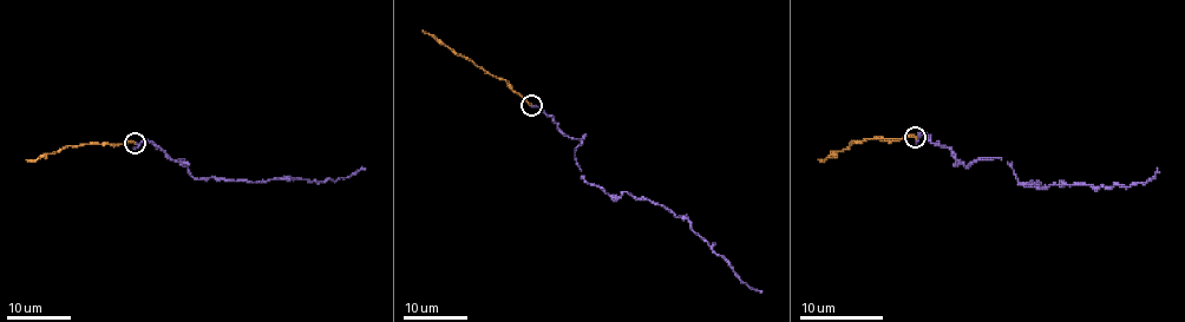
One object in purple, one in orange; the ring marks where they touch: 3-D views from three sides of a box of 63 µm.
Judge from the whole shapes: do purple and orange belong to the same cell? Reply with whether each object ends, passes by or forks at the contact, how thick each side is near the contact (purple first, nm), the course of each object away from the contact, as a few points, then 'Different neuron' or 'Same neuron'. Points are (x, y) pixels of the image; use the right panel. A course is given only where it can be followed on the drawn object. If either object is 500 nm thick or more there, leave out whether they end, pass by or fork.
At the ring purple passes by. At the ring orange ends. Thickness 170 nm (purple) against 170 nm. Course of purple: (916, 137), (927, 135), (947, 148), (963, 165), (999, 157), (1020, 184), (1039, 189), (1137, 184), (1157, 170). Course of orange: (916, 137), (856, 140), (826, 159), (818, 159). Same neuron

